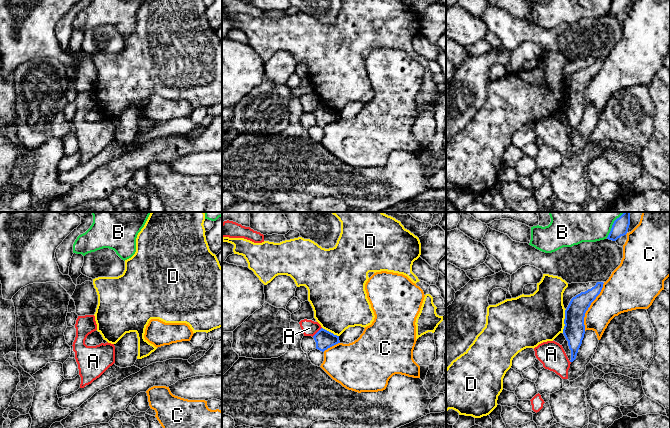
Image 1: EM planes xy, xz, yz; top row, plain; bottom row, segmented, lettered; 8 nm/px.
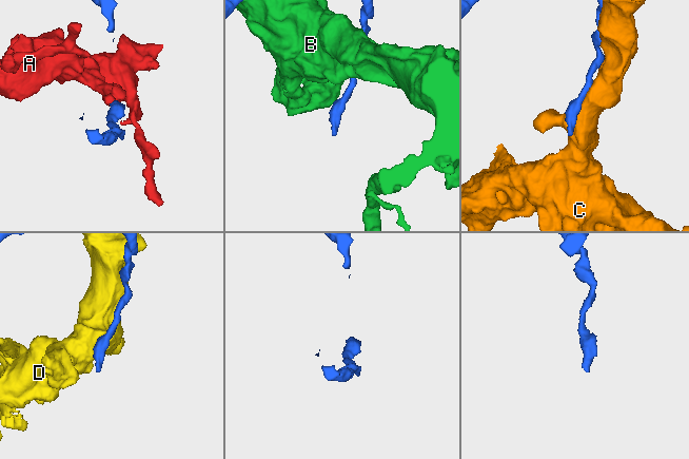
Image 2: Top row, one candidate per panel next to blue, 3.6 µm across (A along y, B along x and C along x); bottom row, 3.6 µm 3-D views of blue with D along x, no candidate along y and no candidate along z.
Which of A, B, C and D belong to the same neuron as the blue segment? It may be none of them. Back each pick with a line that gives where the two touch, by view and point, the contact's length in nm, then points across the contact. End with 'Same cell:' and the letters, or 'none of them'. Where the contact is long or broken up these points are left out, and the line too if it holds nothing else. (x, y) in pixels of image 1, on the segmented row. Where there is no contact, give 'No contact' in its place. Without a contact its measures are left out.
Same cell: none of them

